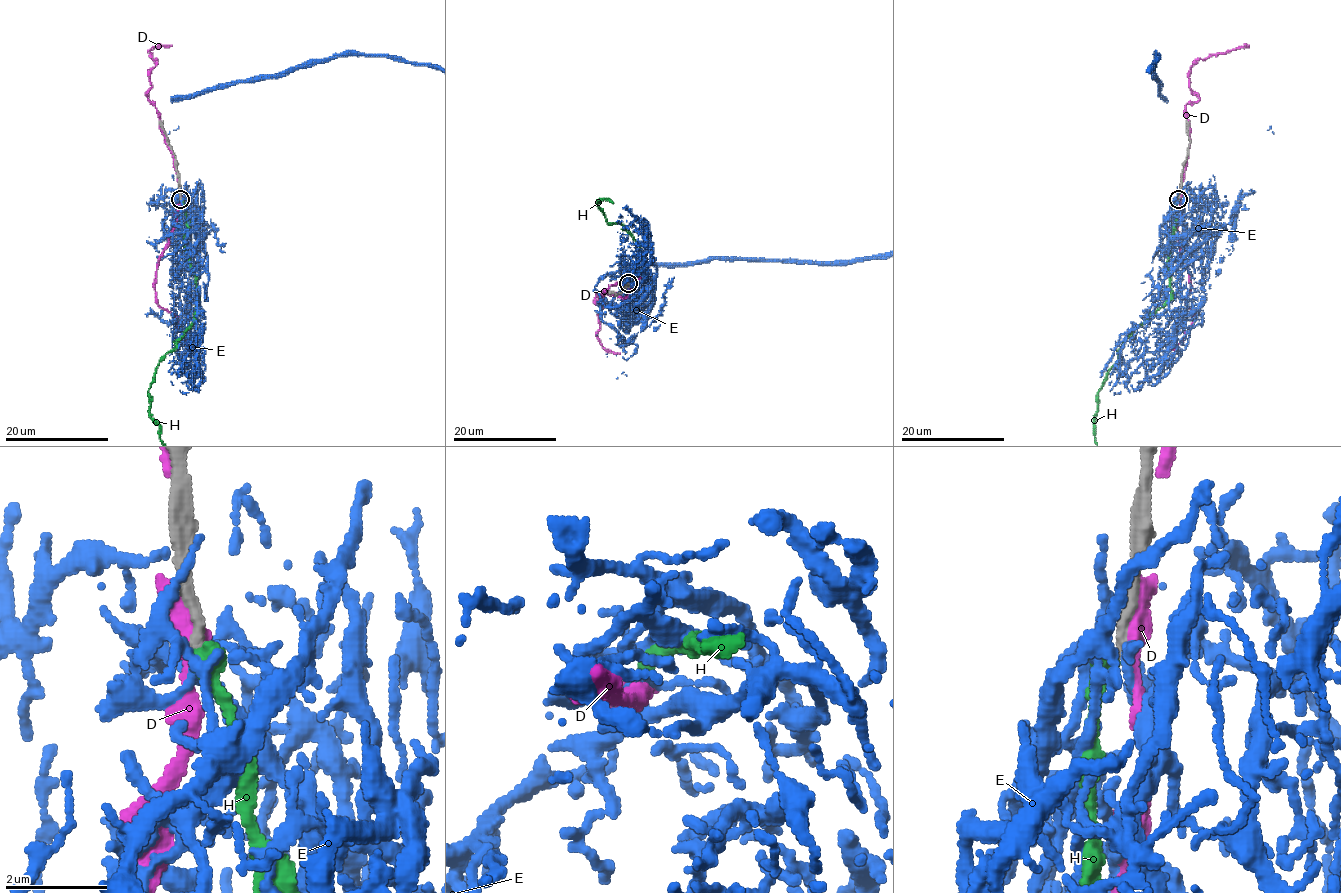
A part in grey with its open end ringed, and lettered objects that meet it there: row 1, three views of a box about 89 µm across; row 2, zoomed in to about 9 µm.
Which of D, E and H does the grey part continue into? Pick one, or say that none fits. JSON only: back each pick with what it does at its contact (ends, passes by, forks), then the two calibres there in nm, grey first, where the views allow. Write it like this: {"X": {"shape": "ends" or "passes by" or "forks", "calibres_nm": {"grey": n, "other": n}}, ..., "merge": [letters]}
{"H": {"shape": "ends", "calibres_nm": {"grey": 200, "other": 420}}, "merge": ["H"]}

